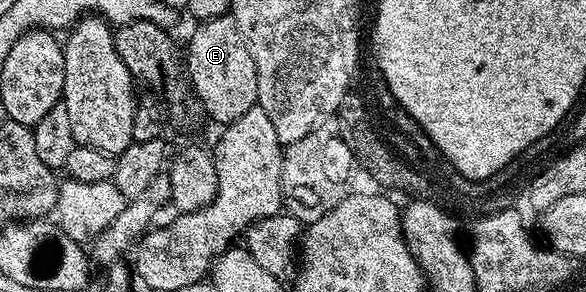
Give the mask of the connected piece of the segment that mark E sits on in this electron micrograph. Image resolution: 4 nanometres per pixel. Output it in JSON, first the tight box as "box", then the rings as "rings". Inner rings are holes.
{"box":[186,17,258,127],"rings":[[[219,17],[201,21],[195,26],[192,38],[186,45],[186,72],[195,100],[223,127],[242,119],[246,111],[258,104],[258,75],[254,71],[254,59],[238,31],[238,23],[233,17]]]}

